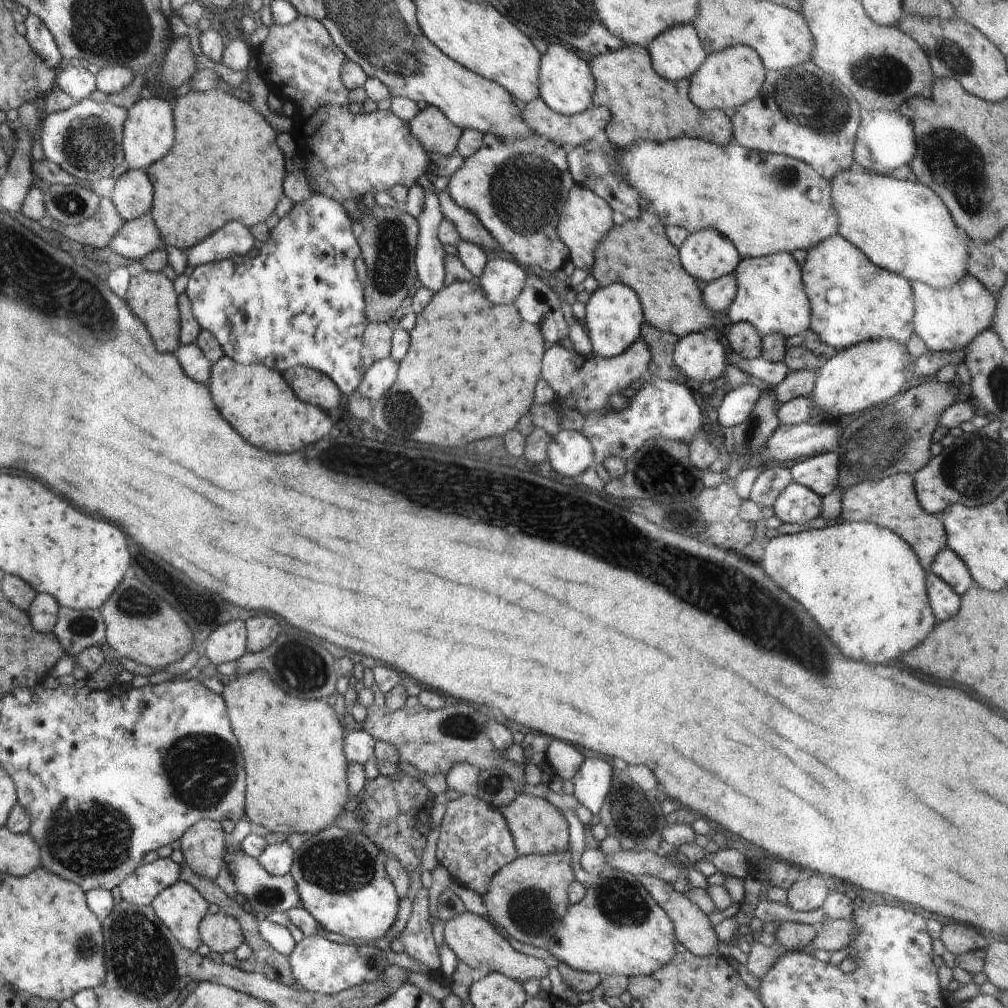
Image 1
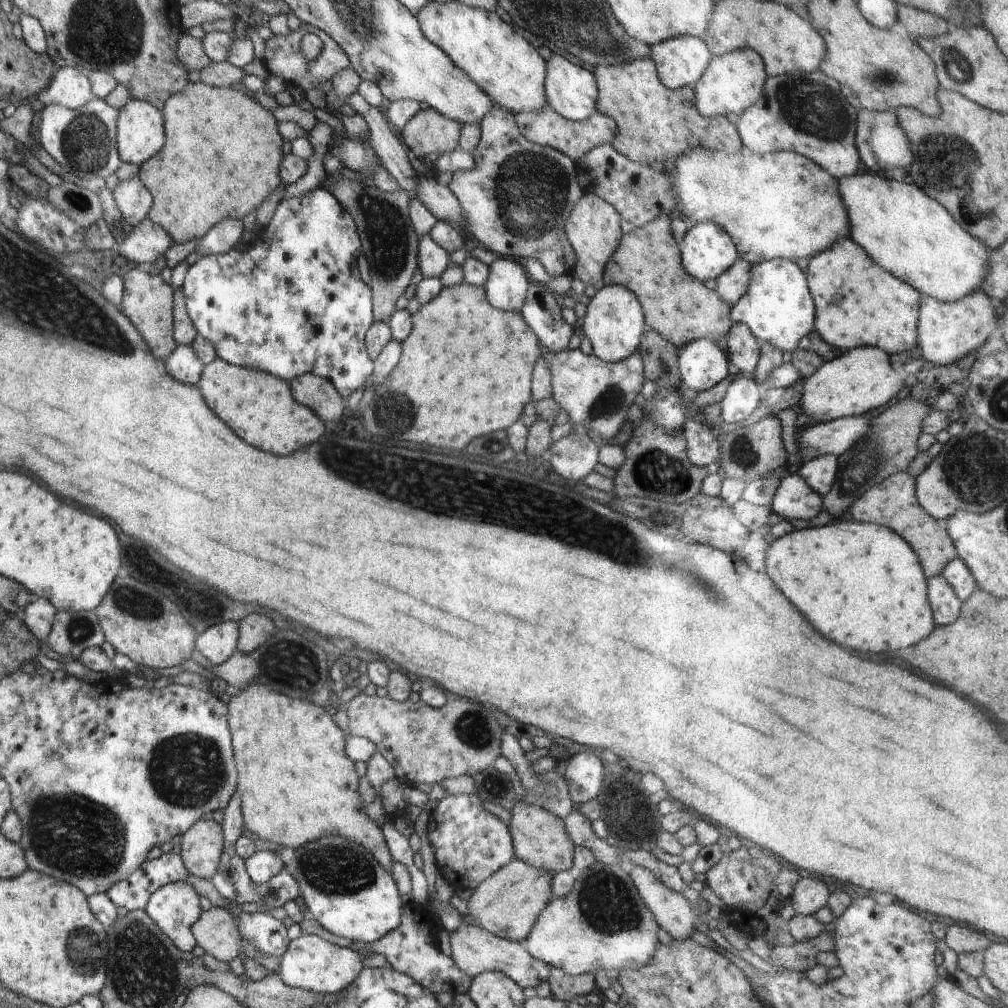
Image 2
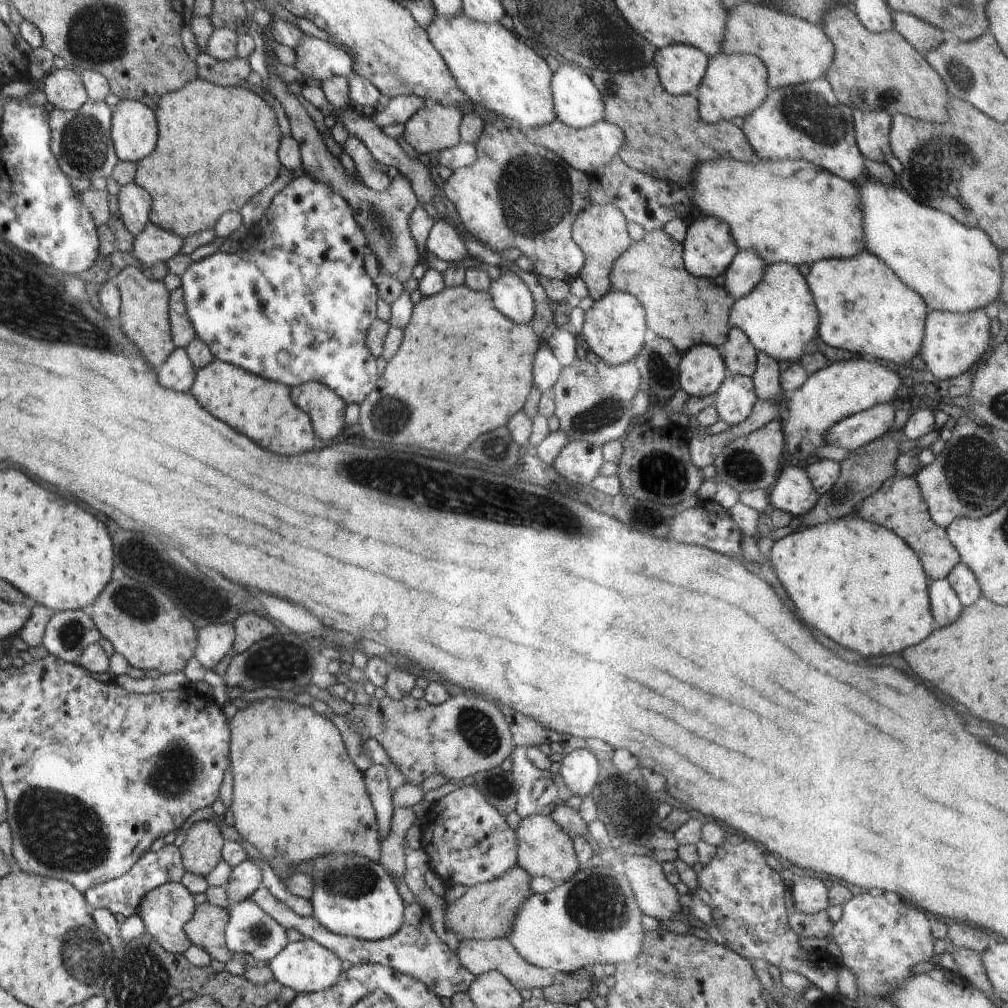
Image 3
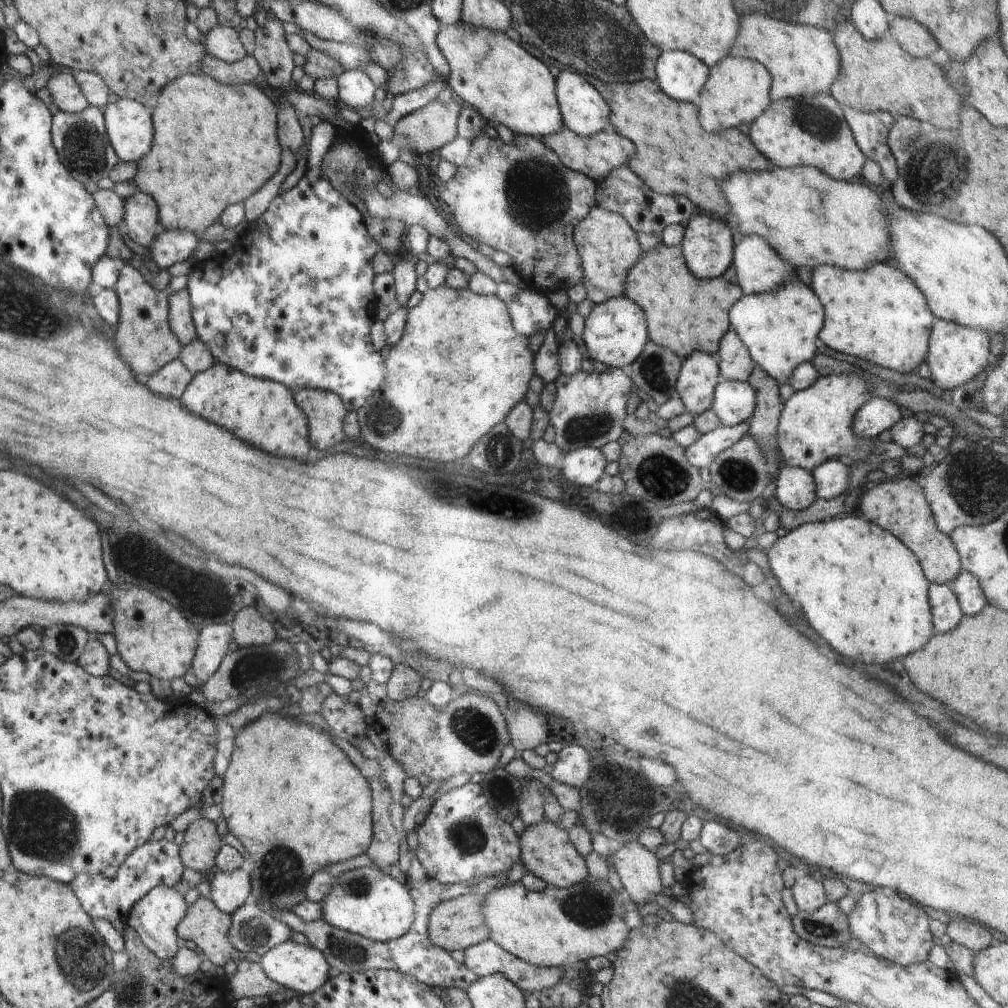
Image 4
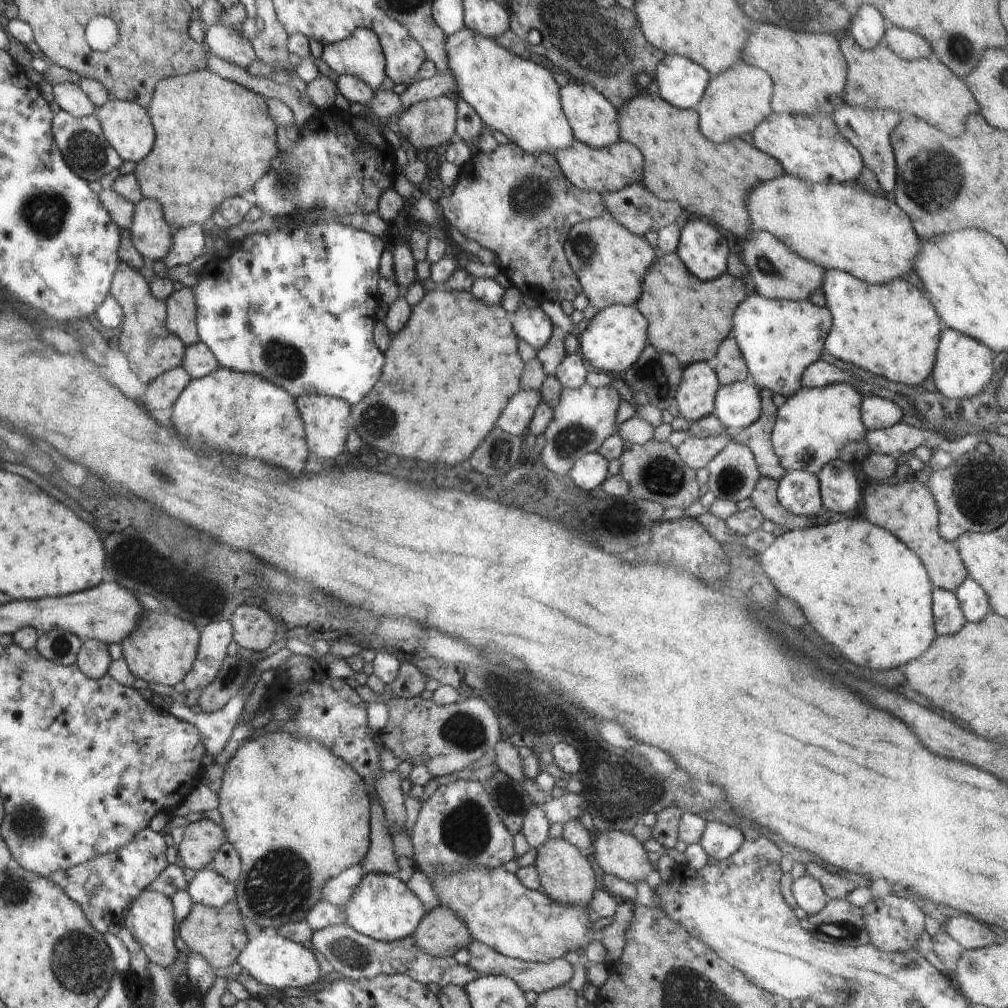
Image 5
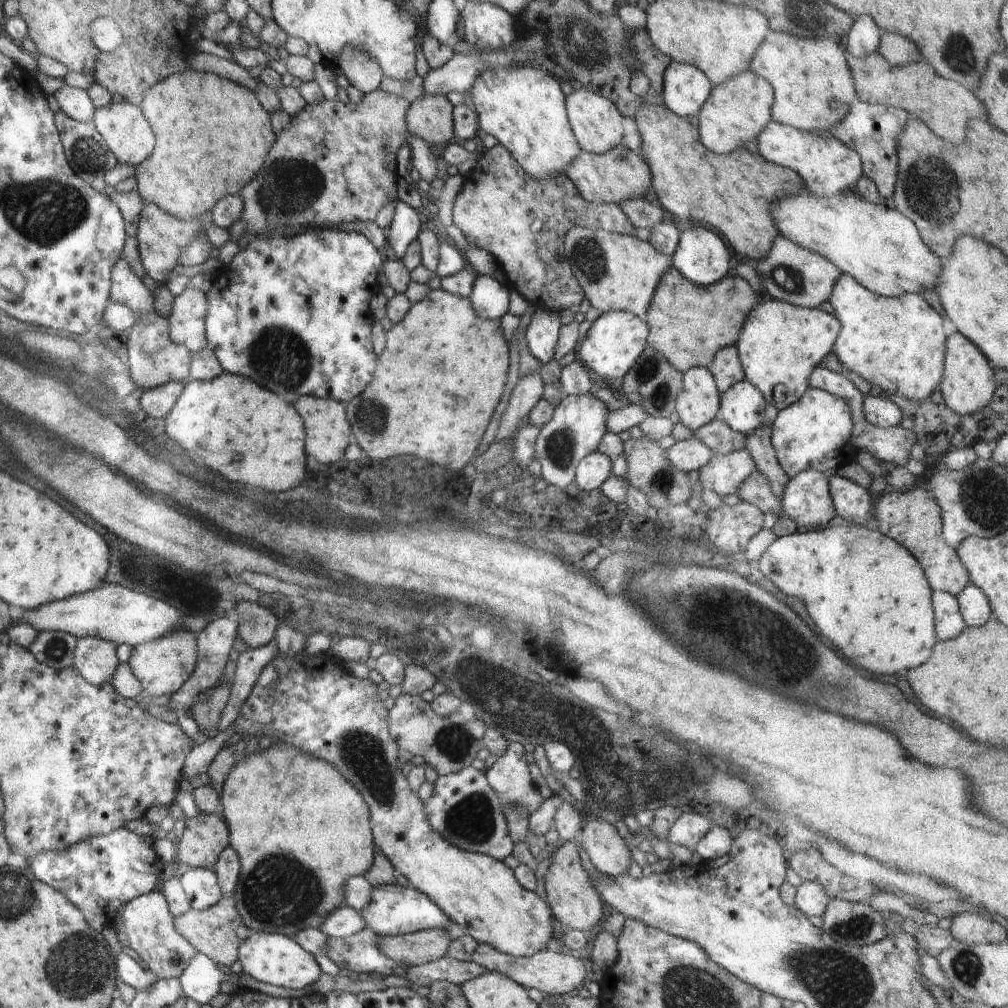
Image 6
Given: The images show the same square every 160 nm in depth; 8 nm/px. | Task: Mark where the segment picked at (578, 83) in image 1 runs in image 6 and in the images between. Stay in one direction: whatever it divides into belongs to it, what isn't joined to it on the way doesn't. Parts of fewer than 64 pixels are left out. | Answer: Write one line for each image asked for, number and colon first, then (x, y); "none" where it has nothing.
2: (571, 91)
3: (578, 103)
4: (584, 111)
5: (593, 119)
6: (597, 124)

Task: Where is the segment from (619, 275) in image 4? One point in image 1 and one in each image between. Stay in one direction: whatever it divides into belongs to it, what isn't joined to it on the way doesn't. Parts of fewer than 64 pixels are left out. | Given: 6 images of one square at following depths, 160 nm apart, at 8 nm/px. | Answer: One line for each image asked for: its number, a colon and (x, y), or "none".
1: (585, 218)
2: (593, 228)
3: (600, 231)

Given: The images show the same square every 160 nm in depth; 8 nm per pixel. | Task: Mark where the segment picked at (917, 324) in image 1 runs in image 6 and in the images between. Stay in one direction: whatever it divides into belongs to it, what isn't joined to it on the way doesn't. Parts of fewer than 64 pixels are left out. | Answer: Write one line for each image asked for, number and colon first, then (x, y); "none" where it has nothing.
2: (947, 331)
3: (952, 342)
4: (956, 353)
5: (963, 365)
6: (968, 383)

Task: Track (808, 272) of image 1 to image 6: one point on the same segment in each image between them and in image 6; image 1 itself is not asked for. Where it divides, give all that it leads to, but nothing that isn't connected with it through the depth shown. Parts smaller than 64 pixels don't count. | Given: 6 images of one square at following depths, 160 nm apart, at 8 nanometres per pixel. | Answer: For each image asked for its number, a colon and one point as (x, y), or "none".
2: (858, 304)
3: (863, 308)
4: (878, 314)
5: (892, 330)
6: (897, 343)

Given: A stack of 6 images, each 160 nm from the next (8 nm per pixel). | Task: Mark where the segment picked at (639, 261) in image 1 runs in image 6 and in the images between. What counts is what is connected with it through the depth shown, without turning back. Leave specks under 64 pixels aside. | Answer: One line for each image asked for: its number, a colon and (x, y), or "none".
2: (647, 261)
3: (689, 311)
4: (684, 314)
5: (687, 317)
6: (688, 324)

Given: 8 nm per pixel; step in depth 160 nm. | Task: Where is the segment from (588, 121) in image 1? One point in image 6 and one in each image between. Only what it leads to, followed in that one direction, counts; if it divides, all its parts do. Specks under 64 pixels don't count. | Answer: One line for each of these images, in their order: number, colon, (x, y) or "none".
2: (544, 127)
3: (586, 150)
4: (595, 155)
5: (603, 170)
6: (619, 174)

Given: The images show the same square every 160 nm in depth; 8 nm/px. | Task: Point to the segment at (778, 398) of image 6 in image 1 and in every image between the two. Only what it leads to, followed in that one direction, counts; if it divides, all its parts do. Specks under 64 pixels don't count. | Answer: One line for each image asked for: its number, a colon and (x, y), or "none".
1: (770, 295)
2: (777, 306)
3: (779, 316)
4: (780, 329)
5: (778, 339)

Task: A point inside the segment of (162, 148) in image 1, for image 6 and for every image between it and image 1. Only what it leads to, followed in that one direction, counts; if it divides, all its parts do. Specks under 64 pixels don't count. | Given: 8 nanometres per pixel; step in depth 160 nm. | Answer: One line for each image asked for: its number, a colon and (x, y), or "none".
2: (141, 125)
3: (134, 127)
4: (129, 123)
5: (128, 126)
6: (125, 127)

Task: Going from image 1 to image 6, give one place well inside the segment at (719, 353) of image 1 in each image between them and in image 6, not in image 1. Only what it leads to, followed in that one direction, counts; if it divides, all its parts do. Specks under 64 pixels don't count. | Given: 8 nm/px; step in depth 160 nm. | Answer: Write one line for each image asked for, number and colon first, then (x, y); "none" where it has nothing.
2: (703, 363)
3: (701, 371)
4: (699, 374)
5: (695, 396)
6: (698, 402)

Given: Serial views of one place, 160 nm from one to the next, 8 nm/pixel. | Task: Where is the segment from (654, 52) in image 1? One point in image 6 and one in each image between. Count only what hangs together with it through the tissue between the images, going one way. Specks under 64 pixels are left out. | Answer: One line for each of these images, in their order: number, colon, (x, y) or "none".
2: (681, 61)
3: (681, 67)
4: (681, 75)
5: (681, 82)
6: (685, 87)

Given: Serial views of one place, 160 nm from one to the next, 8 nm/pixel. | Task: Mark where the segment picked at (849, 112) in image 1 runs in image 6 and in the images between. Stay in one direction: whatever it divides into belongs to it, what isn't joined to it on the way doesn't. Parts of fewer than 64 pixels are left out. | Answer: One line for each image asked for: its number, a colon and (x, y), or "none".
2: (805, 113)
3: (806, 121)
4: (812, 131)
5: (814, 149)
6: (827, 166)

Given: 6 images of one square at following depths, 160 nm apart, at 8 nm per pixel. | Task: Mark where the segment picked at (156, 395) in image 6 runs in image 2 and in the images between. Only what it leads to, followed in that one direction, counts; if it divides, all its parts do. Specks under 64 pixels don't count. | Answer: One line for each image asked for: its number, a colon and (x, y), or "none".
2: (187, 366)
3: (178, 372)
4: (171, 381)
5: (161, 394)

